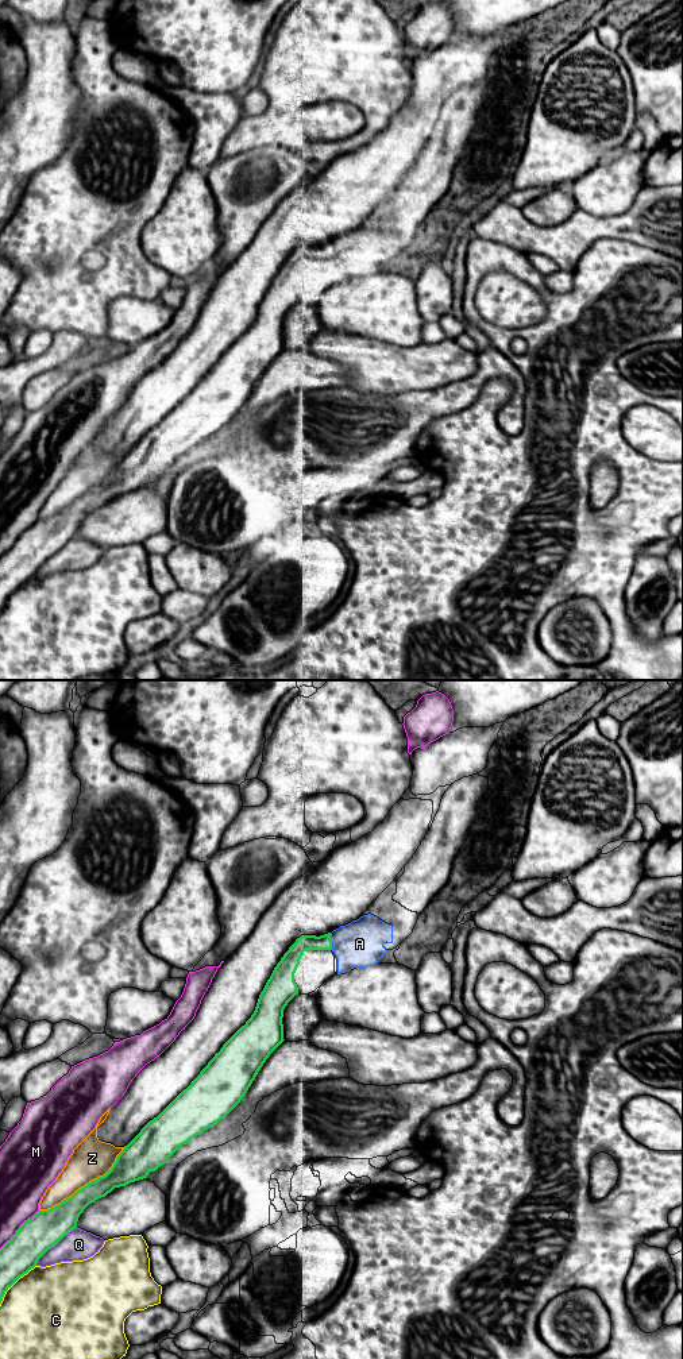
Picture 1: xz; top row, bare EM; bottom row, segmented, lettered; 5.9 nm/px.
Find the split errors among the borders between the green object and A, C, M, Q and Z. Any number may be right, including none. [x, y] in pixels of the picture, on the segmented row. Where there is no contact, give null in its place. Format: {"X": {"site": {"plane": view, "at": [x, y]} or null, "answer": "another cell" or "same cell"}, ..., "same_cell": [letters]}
{"A": {"site": {"plane": "xz", "at": [331, 941]}, "answer": "same cell"}, "C": {"site": {"plane": "xz", "at": [14, 1282]}, "answer": "another cell"}, "M": {"site": {"plane": "xz", "at": [19, 1228]}, "answer": "another cell"}, "Q": {"site": {"plane": "xz", "at": [54, 1244]}, "answer": "another cell"}, "Z": {"site": {"plane": "xz", "at": [85, 1185]}, "answer": "another cell"}, "same_cell": ["A"]}

